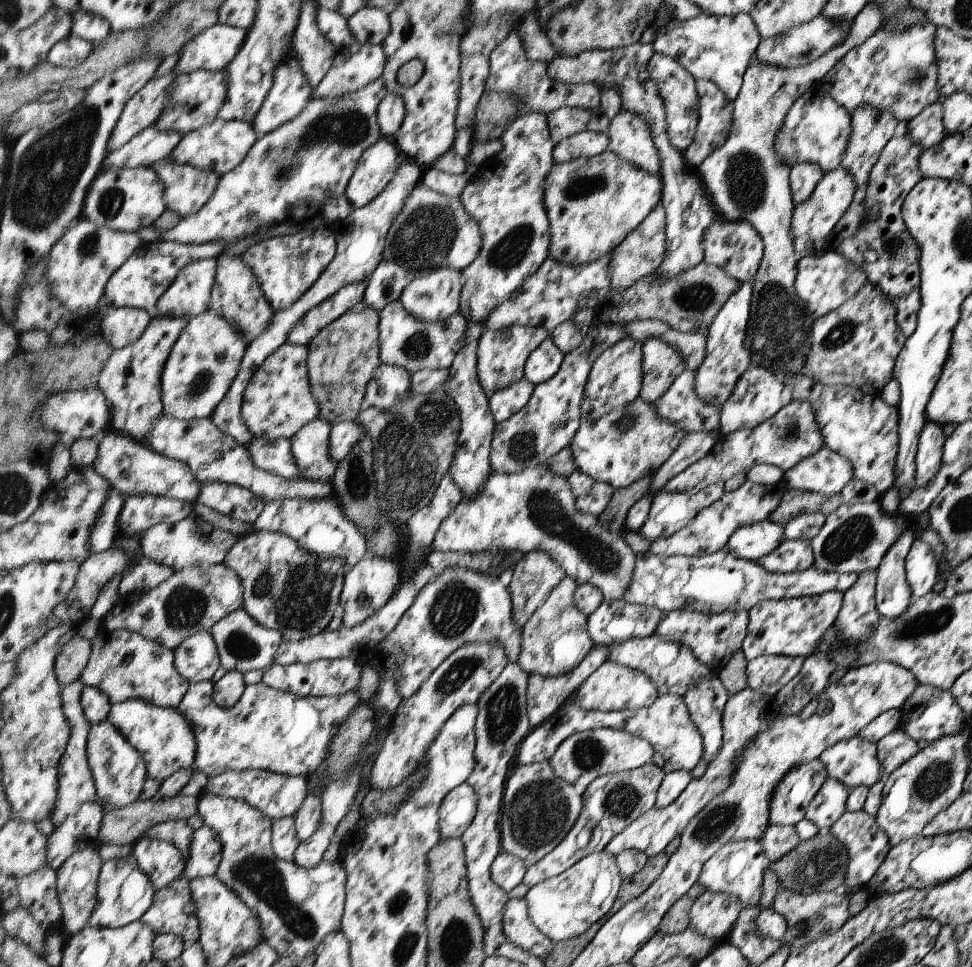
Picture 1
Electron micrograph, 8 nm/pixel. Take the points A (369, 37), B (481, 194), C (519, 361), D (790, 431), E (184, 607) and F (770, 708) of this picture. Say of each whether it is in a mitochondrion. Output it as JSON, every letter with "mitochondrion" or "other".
{"A":"other","B":"other","C":"other","D":"mitochondrion","E":"mitochondrion","F":"other"}

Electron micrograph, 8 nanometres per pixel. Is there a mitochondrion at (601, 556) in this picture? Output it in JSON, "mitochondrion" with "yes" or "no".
{"mitochondrion":"yes"}

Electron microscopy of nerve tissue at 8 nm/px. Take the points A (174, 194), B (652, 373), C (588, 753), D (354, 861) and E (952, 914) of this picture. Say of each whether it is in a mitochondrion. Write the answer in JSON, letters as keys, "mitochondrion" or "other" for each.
{"A":"other","B":"other","C":"mitochondrion","D":"other","E":"other"}

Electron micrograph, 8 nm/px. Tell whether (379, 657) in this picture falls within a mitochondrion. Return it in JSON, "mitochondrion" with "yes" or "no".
{"mitochondrion":"no"}

